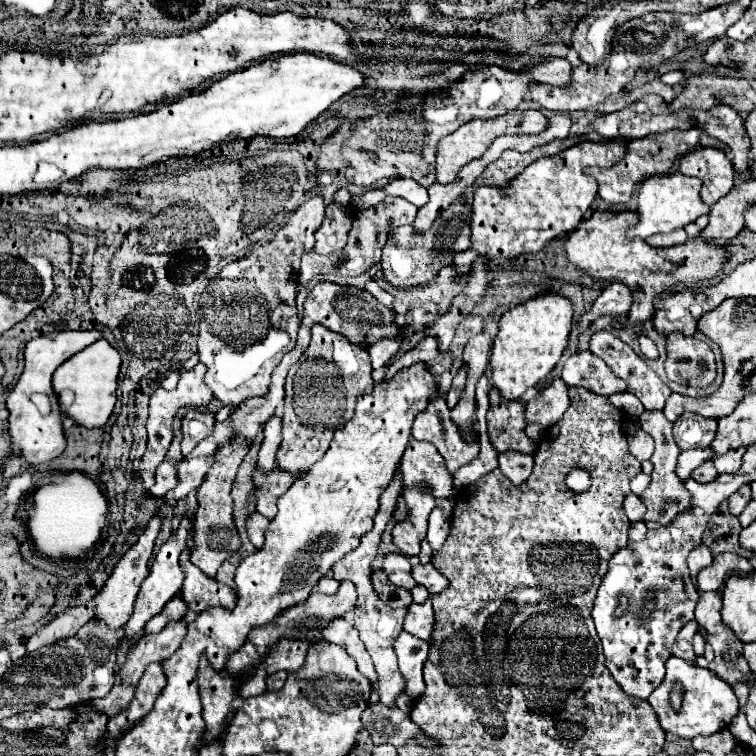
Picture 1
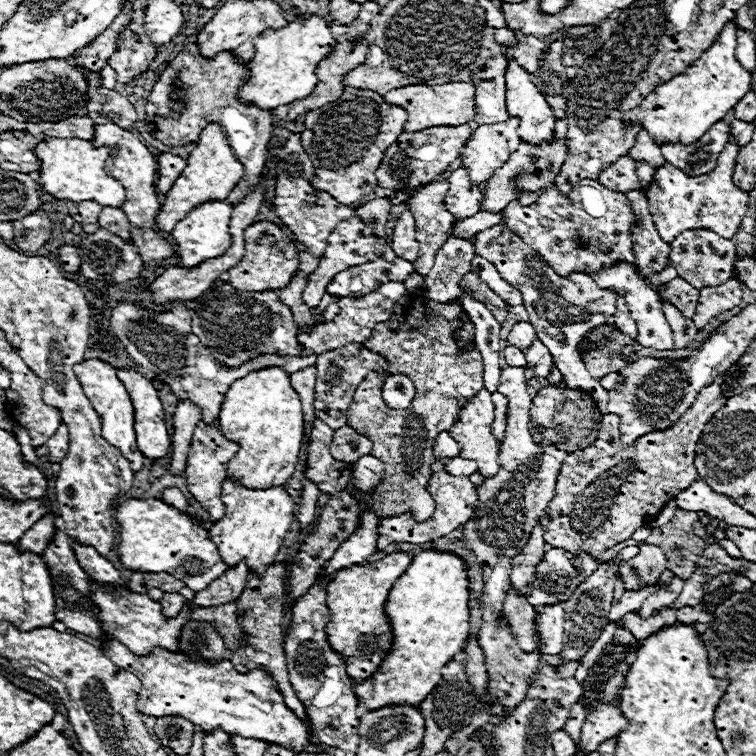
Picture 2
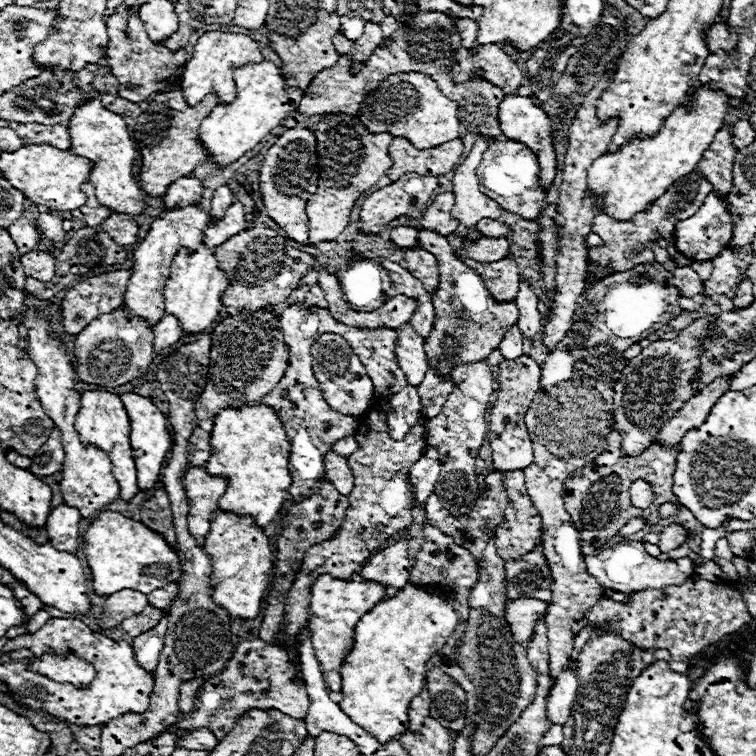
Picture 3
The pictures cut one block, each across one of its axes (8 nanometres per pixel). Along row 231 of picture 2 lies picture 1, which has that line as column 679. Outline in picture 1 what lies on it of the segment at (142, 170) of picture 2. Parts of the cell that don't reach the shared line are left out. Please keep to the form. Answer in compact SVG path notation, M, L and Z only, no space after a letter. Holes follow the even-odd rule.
M690 128L690 130L668 130L664 134L650 134L638 140L632 140L632 144L628 144L628 156L624 156L624 160L620 160L618 164L610 166L610 168L586 168L584 172L588 172L590 176L596 178L598 182L598 194L606 204L626 204L632 194L636 192L636 186L640 182L644 182L650 176L660 176L660 174L670 174L670 168L674 166L674 162L692 152L694 146L700 140L702 130L700 128Z

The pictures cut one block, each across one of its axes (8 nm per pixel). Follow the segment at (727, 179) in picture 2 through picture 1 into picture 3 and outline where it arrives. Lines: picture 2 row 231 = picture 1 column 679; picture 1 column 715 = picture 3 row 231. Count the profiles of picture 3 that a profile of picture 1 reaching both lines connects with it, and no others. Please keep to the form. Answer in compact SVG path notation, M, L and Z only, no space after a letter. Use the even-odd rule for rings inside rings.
M712 190L694 216L686 220L678 220L674 224L674 242L678 252L688 256L690 260L714 260L724 248L728 248L732 232L734 232L734 224L730 214L730 202L726 194L716 194Z

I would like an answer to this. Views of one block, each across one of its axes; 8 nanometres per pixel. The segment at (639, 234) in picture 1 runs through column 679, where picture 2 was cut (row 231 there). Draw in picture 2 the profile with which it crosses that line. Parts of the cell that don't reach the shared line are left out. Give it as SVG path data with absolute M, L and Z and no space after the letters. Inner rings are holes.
M210 200L206 204L194 206L188 212L188 216L174 226L172 236L174 236L176 248L178 248L176 254L178 254L180 266L192 268L206 258L220 256L230 246L230 232L228 232L230 214L232 214L232 204L228 204L226 200Z

